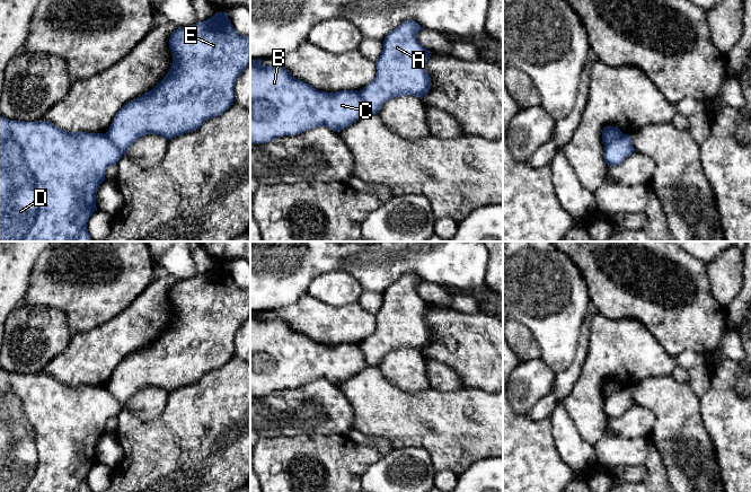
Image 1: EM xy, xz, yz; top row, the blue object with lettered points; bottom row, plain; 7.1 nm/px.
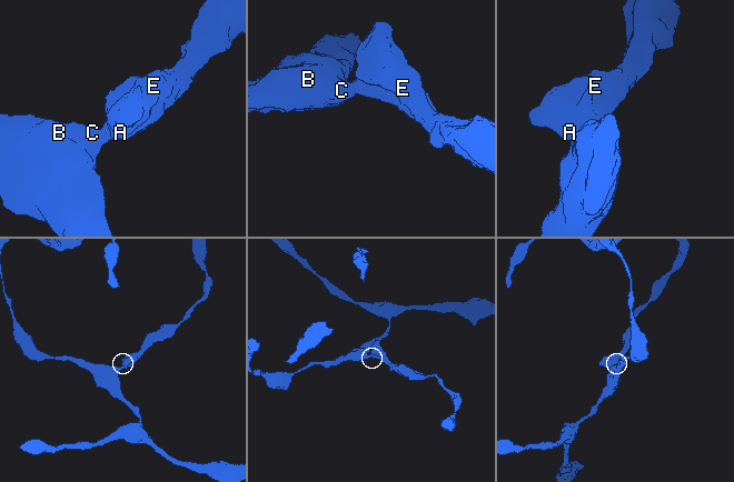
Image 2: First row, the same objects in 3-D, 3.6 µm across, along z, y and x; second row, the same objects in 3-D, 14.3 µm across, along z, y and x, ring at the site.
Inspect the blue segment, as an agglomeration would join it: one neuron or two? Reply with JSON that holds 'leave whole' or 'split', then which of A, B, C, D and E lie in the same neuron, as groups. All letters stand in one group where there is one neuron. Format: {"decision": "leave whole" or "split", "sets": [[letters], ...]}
{"decision": "split", "sets": [["A", "E"], ["B", "C", "D"]]}

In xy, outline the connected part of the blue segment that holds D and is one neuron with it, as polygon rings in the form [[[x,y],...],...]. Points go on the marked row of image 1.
[[[0,115],[0,241],[92,241],[87,222],[95,211],[96,194],[105,181],[106,169],[123,157],[118,148],[103,133],[68,132],[48,121],[12,121]]]

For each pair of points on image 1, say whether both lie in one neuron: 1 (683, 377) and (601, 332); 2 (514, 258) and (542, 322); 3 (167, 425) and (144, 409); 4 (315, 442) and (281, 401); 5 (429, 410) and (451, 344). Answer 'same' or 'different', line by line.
1: different
2: same
3: different
4: different
5: different

